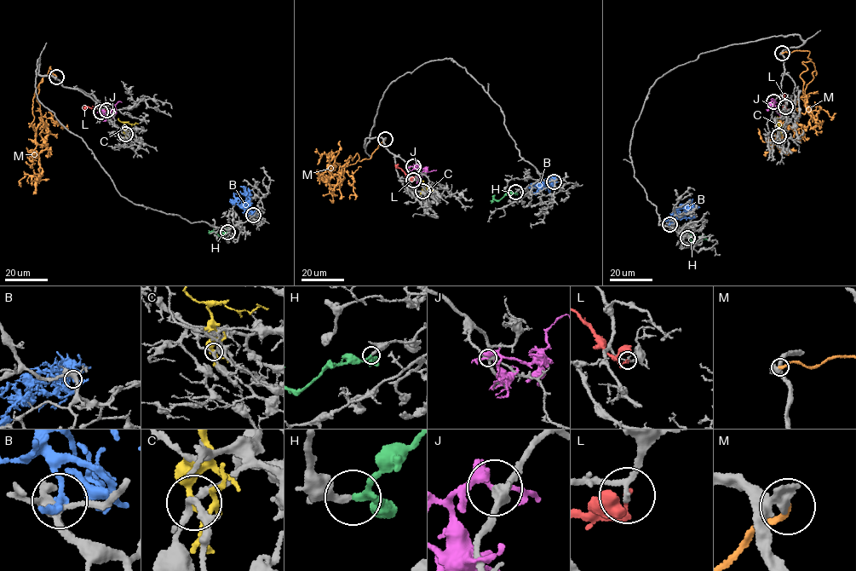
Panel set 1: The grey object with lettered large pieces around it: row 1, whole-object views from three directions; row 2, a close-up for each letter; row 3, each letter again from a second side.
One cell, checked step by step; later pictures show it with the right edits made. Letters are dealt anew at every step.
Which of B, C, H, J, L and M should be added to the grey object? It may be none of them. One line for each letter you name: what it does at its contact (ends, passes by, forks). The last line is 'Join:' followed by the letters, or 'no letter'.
H: it passes by
Join: H

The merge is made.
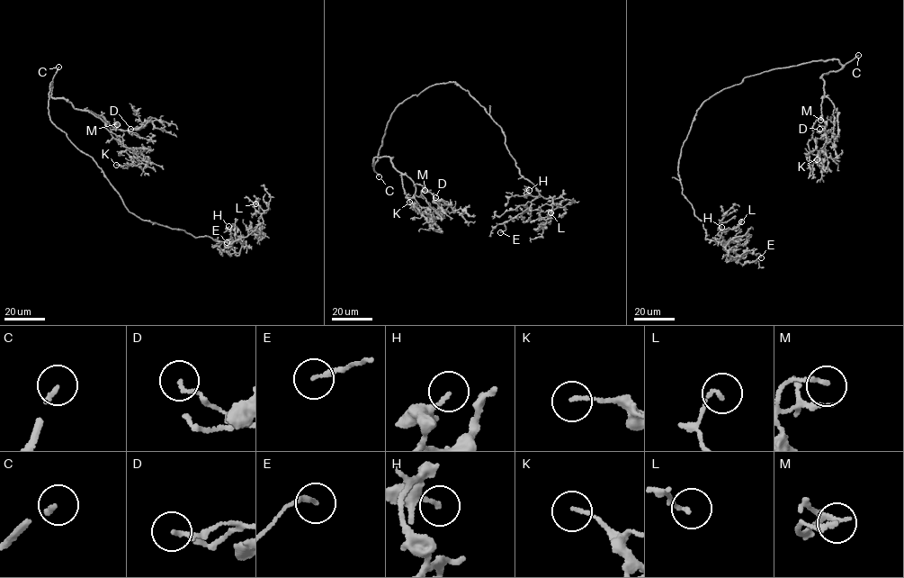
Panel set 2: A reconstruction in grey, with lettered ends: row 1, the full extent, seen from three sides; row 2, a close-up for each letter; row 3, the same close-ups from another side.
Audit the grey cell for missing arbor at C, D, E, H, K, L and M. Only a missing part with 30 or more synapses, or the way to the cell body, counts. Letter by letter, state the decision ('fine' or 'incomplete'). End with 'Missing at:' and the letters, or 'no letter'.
C: incomplete
D: fine
E: fine
H: fine
K: fine
L: fine
M: fine
Missing at: C

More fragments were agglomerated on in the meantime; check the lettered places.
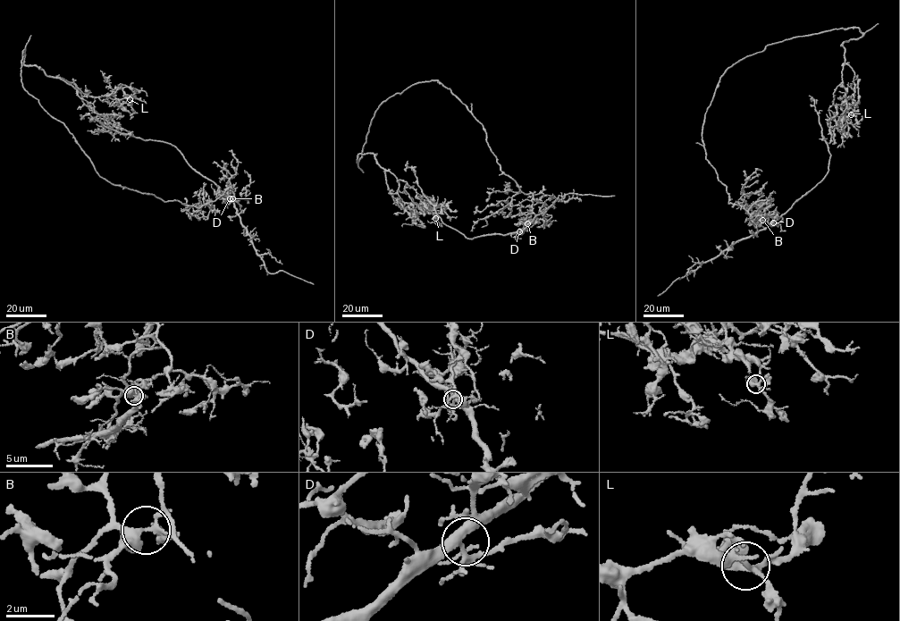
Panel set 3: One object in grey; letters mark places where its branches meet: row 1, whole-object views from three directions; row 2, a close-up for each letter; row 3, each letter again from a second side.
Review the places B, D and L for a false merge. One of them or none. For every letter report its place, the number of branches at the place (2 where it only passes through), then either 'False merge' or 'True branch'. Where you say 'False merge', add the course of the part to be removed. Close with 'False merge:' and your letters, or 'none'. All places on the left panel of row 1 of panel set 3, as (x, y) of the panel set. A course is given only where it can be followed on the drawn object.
B: Place: (232, 198). Branches: 5. False merge. Course of the part to remove: (232, 198), (231, 199), (214, 182), (191, 168), (171, 144), (123, 134), (88, 114), (79, 115)
D: Place: (230, 198). Branches: 5. True branch
L: Place: (130, 99). Branches: 5. True branch
False merge: B

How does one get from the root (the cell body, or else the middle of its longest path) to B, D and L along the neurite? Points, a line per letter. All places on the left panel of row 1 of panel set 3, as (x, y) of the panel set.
B: (97, 173), (165, 202), (175, 199), (198, 207), (222, 195), (232, 200), (230, 203), (232, 198)
D: (97, 173), (165, 202), (175, 199), (198, 207), (222, 195), (232, 200), (230, 203), (234, 198), (230, 198)
L: (97, 173), (63, 123), (24, 88), (23, 51), (24, 64), (62, 78), (86, 94), (130, 99)

